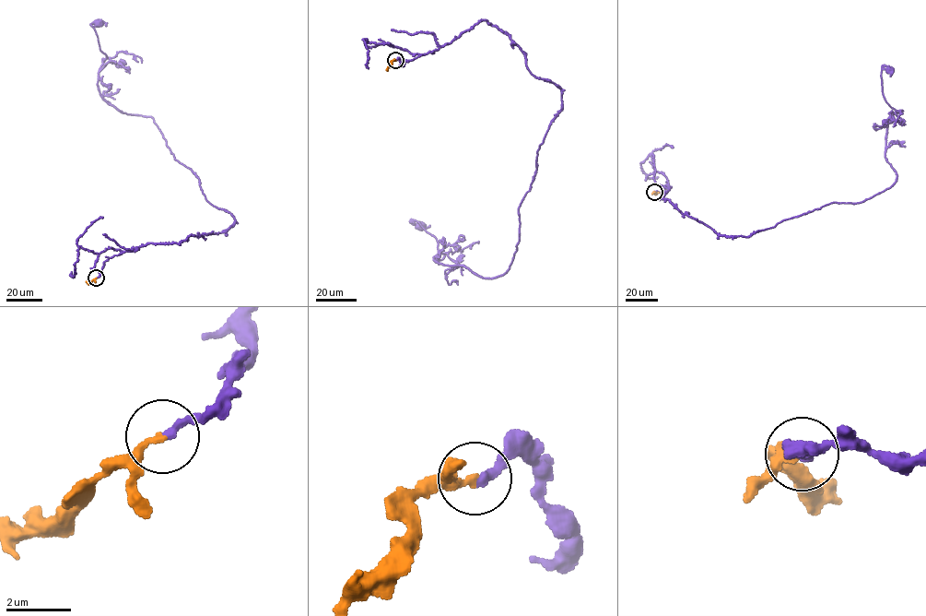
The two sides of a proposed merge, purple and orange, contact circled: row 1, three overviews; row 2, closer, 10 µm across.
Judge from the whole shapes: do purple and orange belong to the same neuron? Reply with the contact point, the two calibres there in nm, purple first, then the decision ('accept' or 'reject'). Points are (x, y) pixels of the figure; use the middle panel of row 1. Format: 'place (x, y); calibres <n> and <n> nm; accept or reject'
place (395, 60); calibres 260 and 220 nm; accept

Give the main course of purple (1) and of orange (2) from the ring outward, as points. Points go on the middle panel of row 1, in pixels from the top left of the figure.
1: (395, 60), (485, 20), (561, 93), (509, 270), (482, 278), (439, 264), (437, 241), (410, 222), (420, 225)
2: (395, 60), (387, 71)

